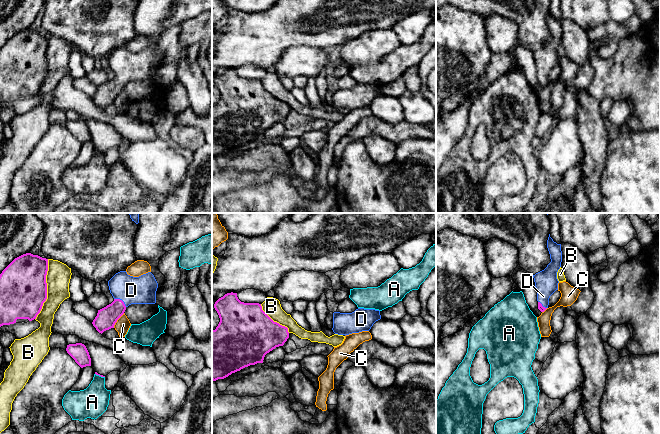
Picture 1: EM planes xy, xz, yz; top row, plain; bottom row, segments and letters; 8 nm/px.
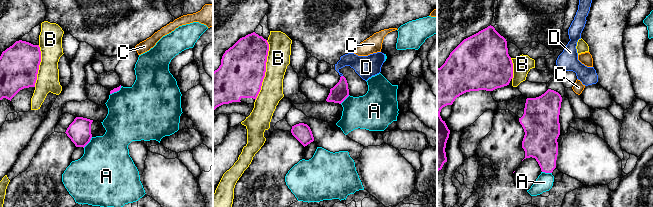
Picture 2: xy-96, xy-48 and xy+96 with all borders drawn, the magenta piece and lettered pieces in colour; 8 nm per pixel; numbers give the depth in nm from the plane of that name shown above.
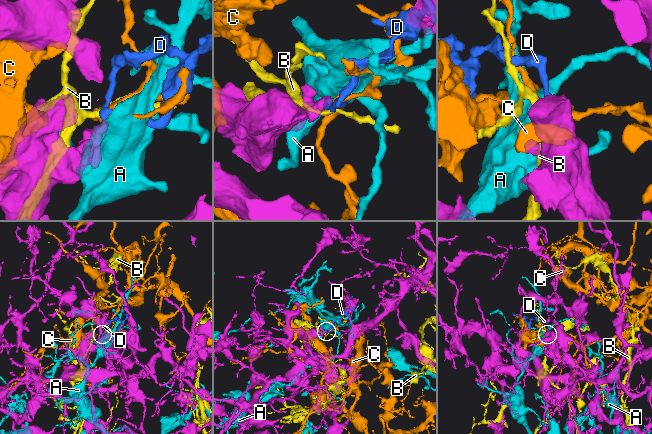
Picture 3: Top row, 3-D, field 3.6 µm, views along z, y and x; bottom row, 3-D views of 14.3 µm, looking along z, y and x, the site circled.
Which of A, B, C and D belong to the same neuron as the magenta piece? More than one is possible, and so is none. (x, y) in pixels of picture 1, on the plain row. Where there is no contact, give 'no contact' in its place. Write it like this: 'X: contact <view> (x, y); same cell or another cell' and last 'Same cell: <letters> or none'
A: contact xy (100, 151); another cell
B: contact xy (46, 65); another cell
C: contact xy (117, 95); another cell
D: contact xy (121, 76); same cell
Same cell: D

